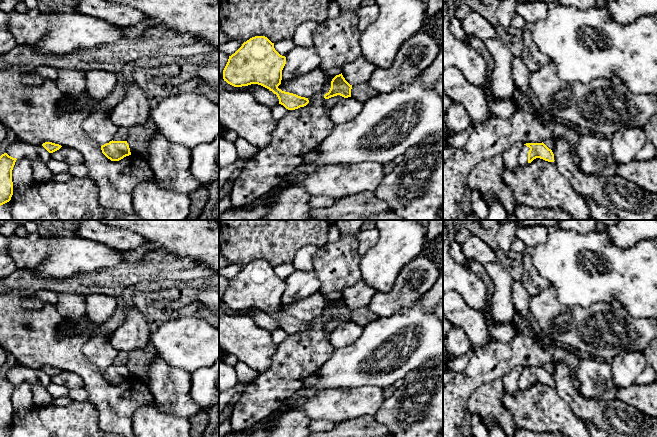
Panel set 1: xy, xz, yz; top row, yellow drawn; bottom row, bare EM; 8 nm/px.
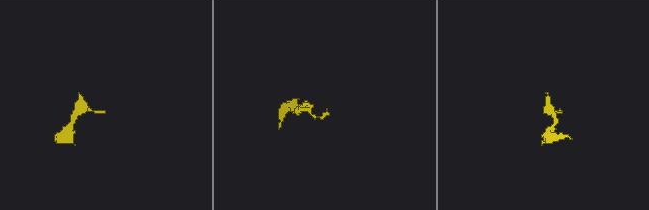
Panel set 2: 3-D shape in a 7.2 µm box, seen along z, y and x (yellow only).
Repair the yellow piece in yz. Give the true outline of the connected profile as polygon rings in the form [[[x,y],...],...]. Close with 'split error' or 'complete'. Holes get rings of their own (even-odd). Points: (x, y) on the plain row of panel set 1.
[[[543,366],[526,367],[518,379],[519,390],[527,390],[534,383],[540,382],[548,386],[554,386],[554,378]]] | split error

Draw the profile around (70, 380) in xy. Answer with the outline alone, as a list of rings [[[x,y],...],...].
[[[62,370],[59,374],[51,377],[51,382],[69,390],[84,387],[84,381],[78,374],[66,370]]]

